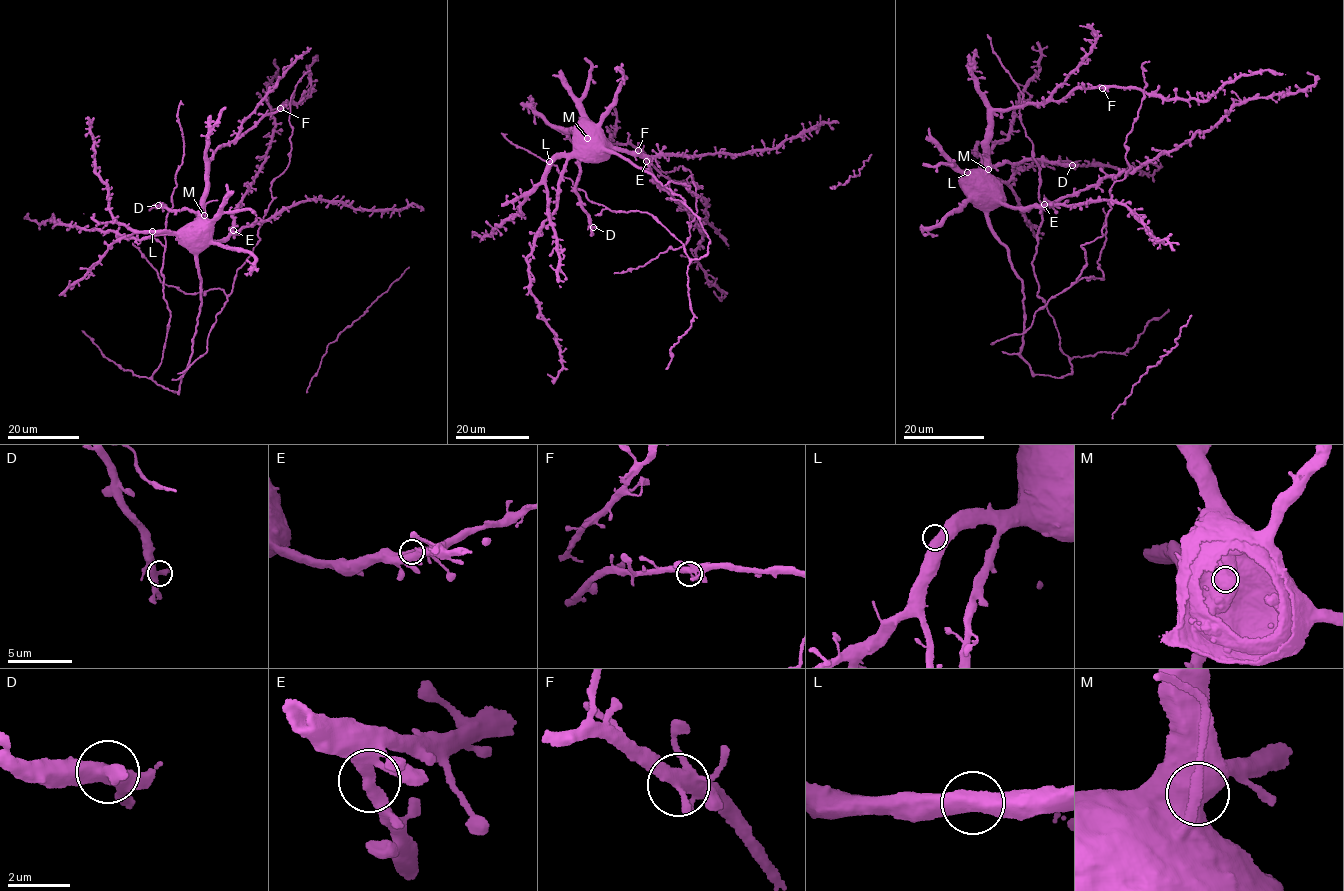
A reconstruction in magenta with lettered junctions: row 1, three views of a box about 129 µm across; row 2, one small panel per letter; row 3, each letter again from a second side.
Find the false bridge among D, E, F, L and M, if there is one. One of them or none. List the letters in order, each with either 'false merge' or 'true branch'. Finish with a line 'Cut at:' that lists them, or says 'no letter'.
D: true branch
E: true branch
F: true branch
L: true branch
M: true branch
Cut at: no letter

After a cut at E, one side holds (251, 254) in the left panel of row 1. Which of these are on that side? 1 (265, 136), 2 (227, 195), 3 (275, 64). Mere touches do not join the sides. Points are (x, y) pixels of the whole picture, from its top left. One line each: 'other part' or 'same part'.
1: other part
2: same part
3: other part

